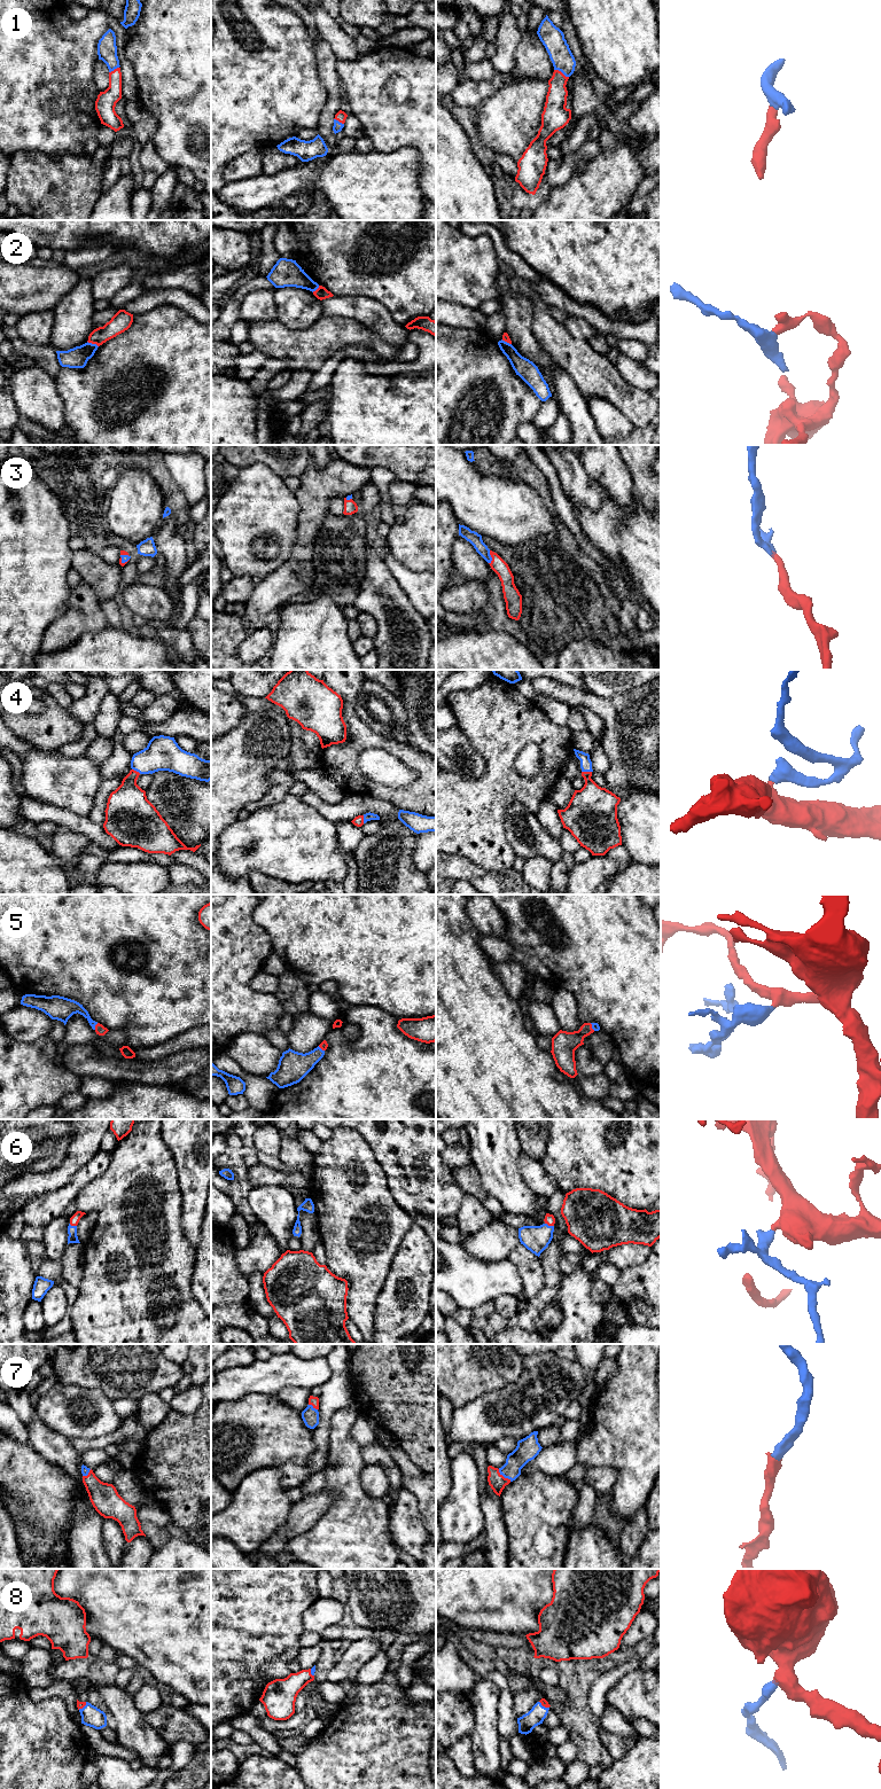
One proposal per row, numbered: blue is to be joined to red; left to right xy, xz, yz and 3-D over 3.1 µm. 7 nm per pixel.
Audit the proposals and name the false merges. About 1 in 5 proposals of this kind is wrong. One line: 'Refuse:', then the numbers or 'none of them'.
Refuse: 2

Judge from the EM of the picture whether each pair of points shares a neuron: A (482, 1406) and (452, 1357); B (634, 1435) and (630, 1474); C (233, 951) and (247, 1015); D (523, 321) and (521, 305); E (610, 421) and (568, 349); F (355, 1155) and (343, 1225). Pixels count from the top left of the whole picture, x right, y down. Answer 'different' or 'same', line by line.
A: different
B: same
C: same
D: same
E: different
F: same

